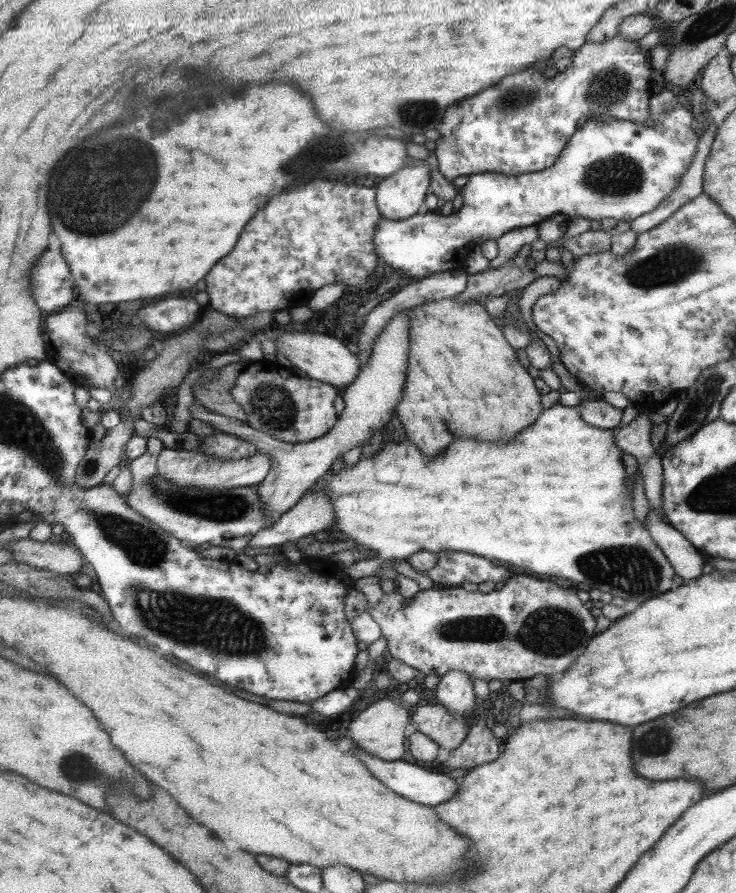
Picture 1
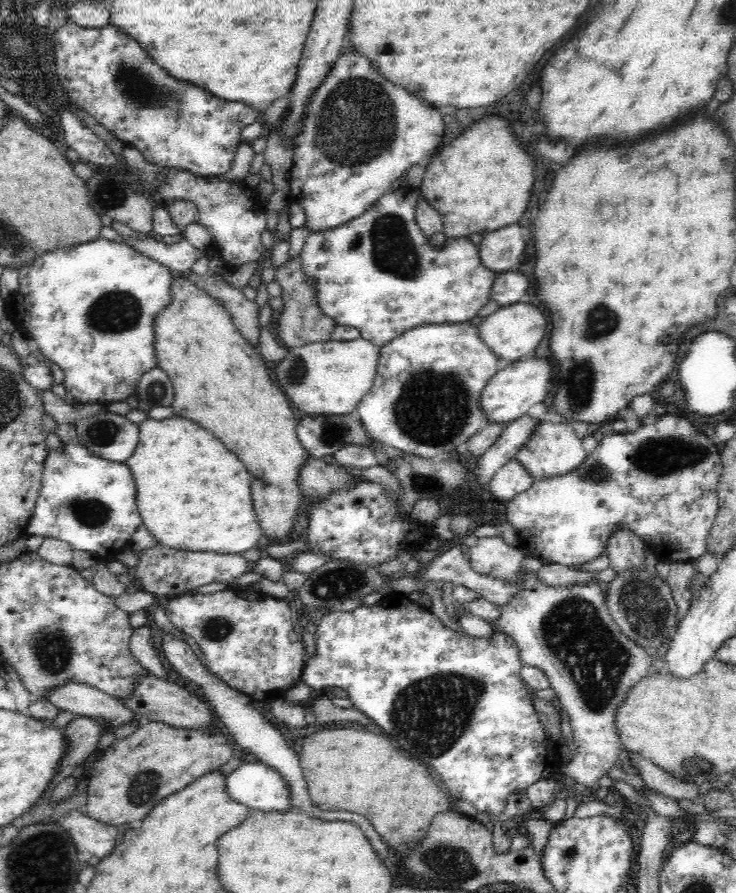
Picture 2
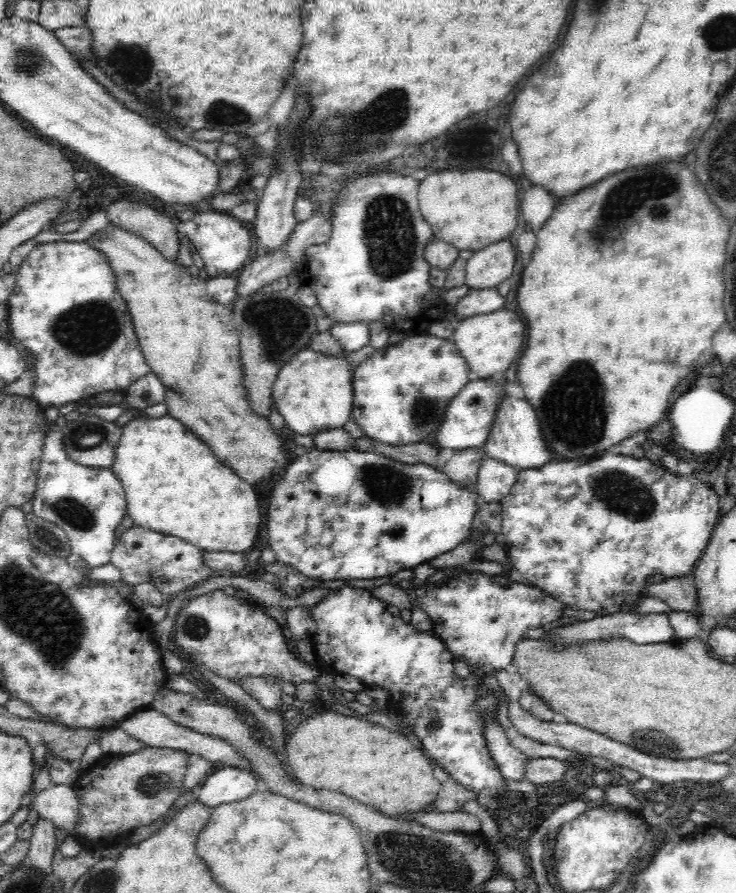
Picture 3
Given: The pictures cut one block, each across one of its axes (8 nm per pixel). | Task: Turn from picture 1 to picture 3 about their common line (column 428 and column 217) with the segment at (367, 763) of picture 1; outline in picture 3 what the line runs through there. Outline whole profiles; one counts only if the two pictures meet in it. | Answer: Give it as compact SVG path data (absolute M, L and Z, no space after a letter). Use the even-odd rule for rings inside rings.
M225 766L205 777L200 783L197 800L204 807L214 809L220 805L249 797L257 789L258 777L239 767Z

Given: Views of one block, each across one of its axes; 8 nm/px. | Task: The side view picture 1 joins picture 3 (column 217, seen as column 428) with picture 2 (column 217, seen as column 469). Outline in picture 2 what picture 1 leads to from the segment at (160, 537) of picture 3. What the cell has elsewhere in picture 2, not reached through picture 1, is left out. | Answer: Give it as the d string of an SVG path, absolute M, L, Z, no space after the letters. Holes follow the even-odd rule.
M156 546L140 556L140 566L136 570L138 580L146 586L146 592L162 595L182 595L182 592L212 584L212 582L225 582L234 587L242 576L251 576L248 562L251 556L241 554L216 554L206 551L184 551L168 546Z

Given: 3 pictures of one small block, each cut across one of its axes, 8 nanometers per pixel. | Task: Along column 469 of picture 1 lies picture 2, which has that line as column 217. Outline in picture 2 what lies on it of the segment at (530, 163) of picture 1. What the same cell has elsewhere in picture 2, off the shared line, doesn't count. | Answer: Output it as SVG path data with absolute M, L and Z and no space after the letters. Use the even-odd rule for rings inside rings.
M68 21L51 35L51 50L57 59L57 73L67 95L78 106L82 106L102 126L110 130L125 147L135 148L146 162L163 167L184 169L202 177L223 175L230 170L232 159L242 140L242 130L260 121L262 112L243 102L222 102L198 86L182 86L174 82L166 70L150 62L150 54L134 42L116 25L104 27L81 27Z

